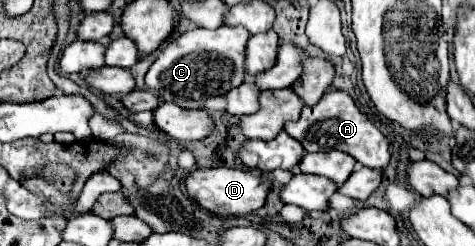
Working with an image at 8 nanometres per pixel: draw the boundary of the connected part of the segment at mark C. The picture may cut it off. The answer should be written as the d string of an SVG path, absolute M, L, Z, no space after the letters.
M221 26L217 30L207 30L207 28L187 30L179 38L173 38L165 44L159 58L149 68L145 82L151 90L155 90L161 96L163 102L173 102L183 108L203 108L207 98L221 96L221 86L223 86L223 94L227 94L229 114L235 116L255 114L259 110L261 92L255 90L253 82L243 82L247 40L249 40L249 32L243 26L239 28Z

